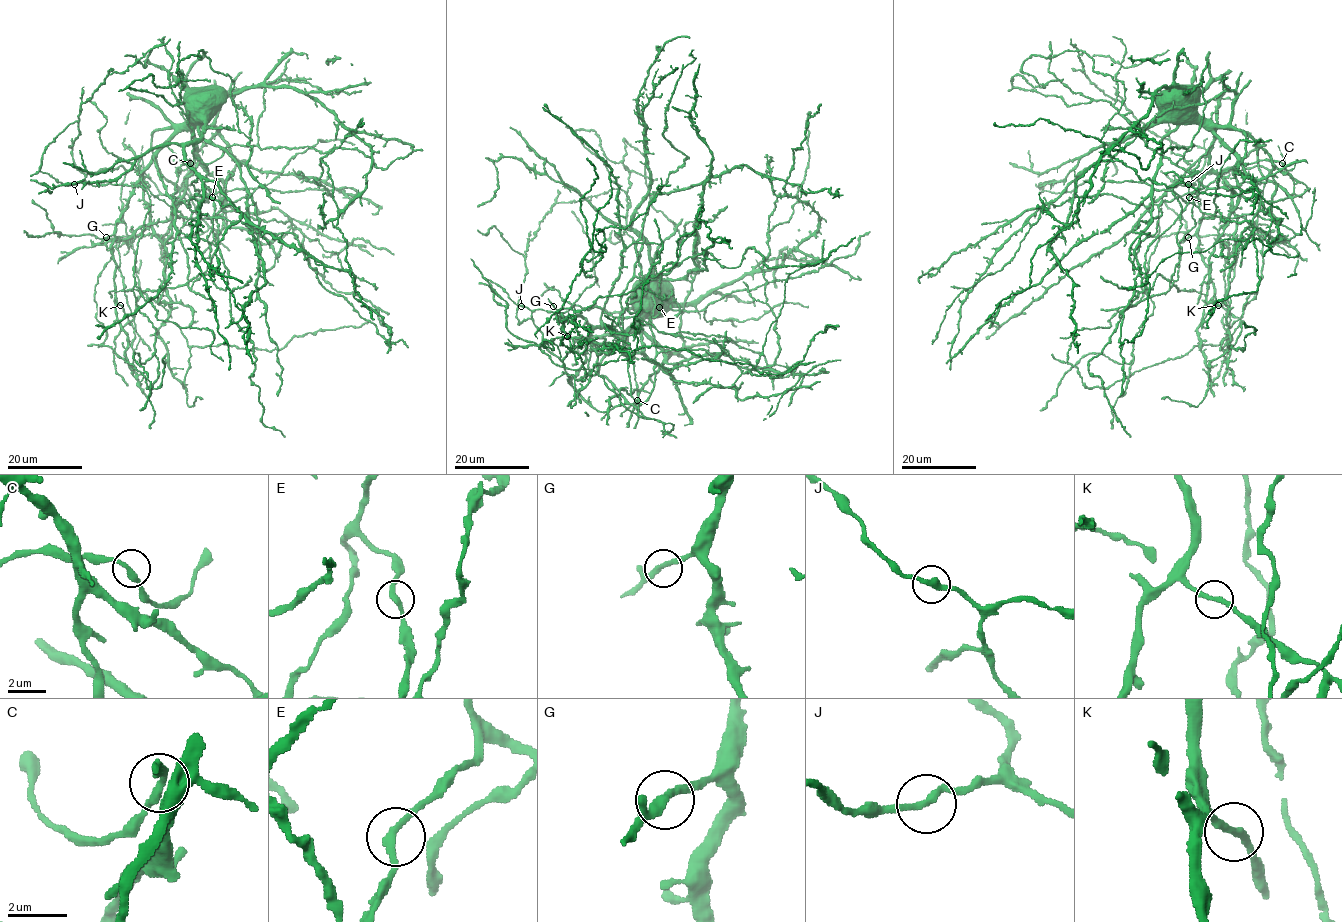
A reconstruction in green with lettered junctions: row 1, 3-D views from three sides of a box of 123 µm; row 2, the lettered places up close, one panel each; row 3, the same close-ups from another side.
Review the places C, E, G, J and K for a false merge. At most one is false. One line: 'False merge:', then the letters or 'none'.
False merge: none

